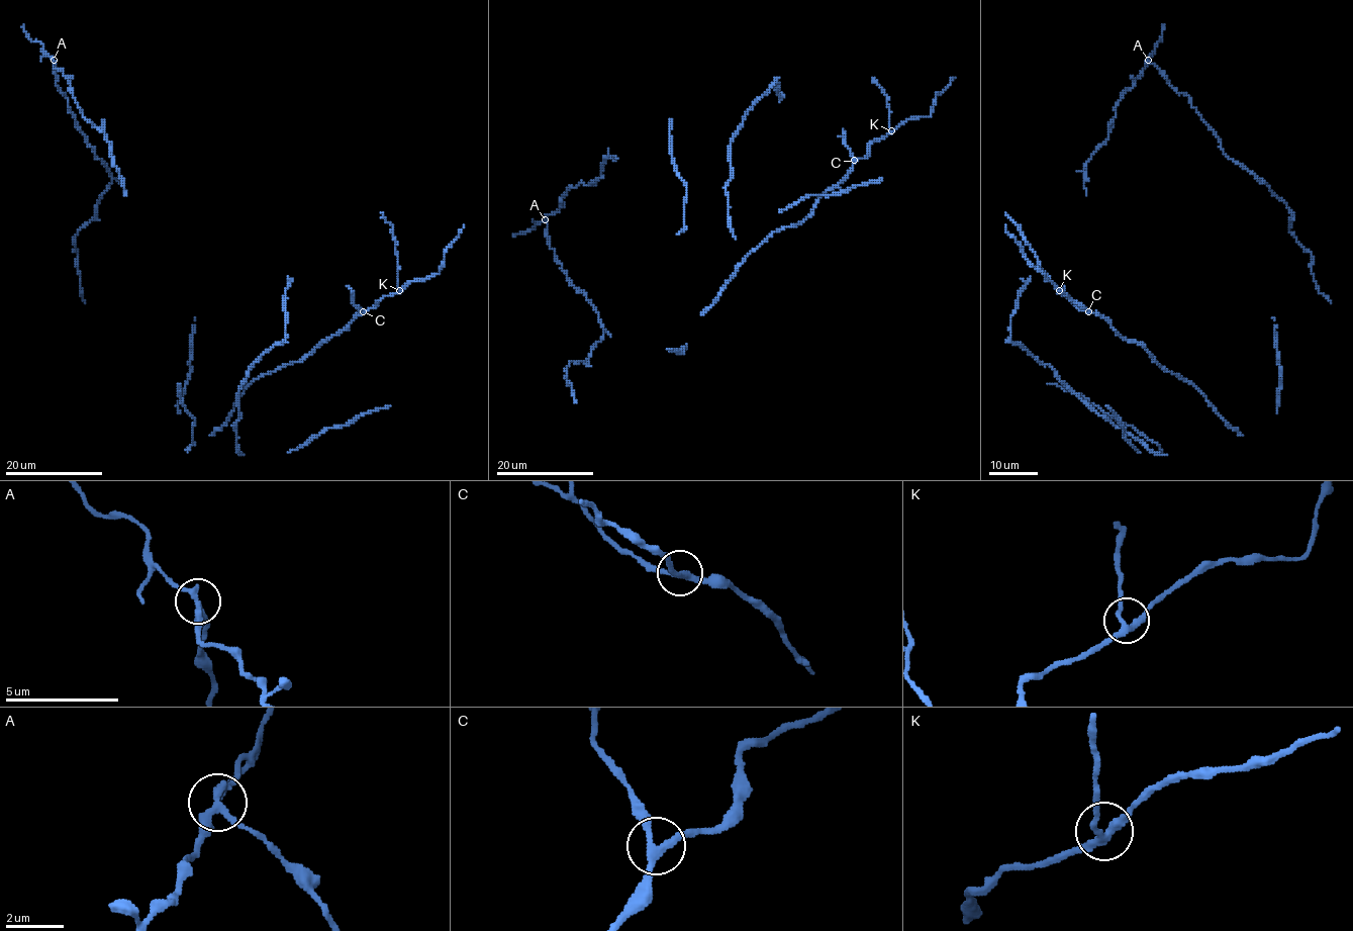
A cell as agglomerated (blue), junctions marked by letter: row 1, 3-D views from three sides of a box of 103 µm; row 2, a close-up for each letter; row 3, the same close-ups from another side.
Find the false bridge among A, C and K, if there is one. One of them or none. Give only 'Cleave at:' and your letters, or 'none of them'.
Cleave at: A

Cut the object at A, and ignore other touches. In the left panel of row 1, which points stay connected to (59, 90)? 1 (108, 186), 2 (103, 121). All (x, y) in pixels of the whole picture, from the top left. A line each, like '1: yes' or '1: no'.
1: yes
2: no

